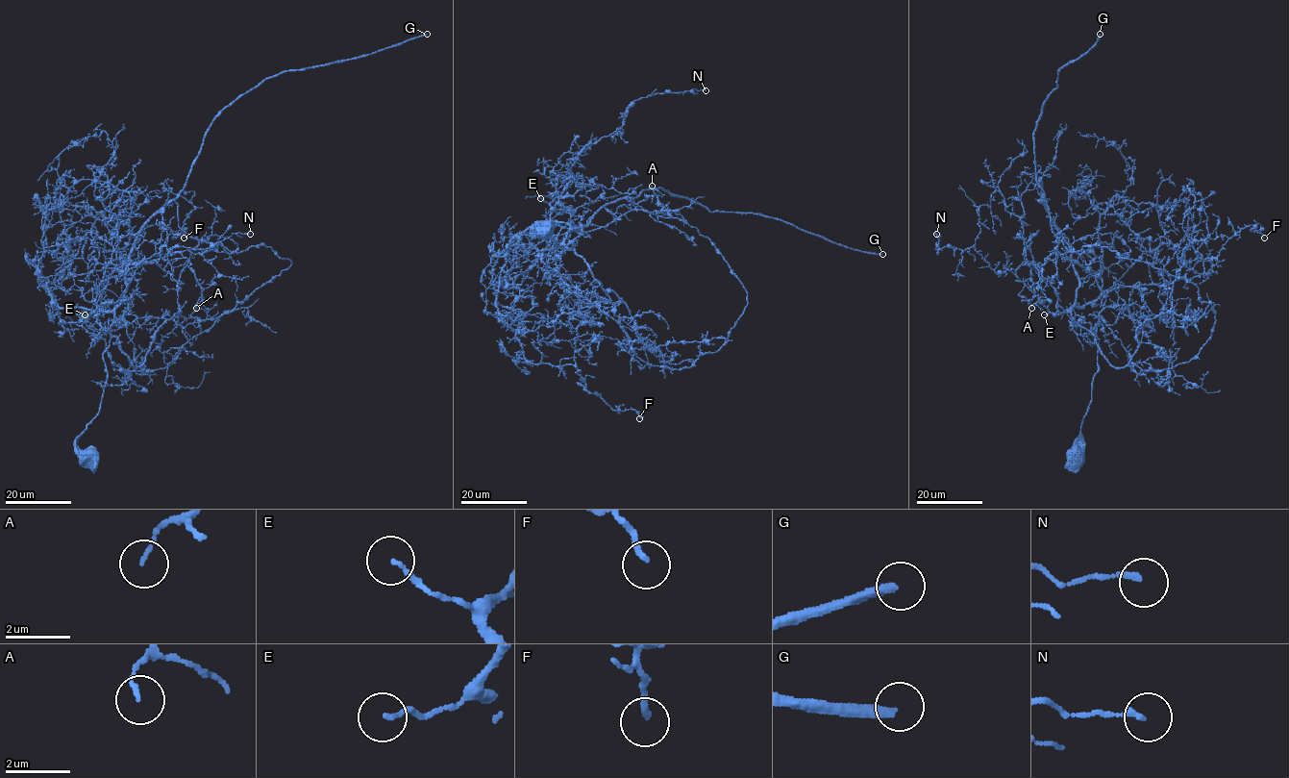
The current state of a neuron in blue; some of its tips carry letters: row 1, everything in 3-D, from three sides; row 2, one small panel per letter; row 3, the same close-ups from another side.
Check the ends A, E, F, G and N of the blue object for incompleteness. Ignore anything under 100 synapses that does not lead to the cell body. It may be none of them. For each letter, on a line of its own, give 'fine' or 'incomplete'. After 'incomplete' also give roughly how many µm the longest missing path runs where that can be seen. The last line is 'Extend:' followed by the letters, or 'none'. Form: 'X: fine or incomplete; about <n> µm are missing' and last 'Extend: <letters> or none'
A: fine
E: incomplete; about 60 µm are missing
F: fine
G: incomplete; about 400 µm are missing
N: fine
Extend: E, G

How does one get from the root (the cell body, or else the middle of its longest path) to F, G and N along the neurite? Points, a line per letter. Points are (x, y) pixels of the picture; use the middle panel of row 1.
F: (545, 228), (532, 238), (564, 253), (566, 223), (520, 232), (499, 316), (527, 360), (572, 364), (639, 418)
G: (545, 228), (532, 238), (564, 253), (571, 225), (582, 234), (607, 203), (660, 188), (882, 254)
N: (545, 228), (532, 238), (564, 253), (569, 225), (550, 213), (571, 165), (635, 100), (706, 90)

